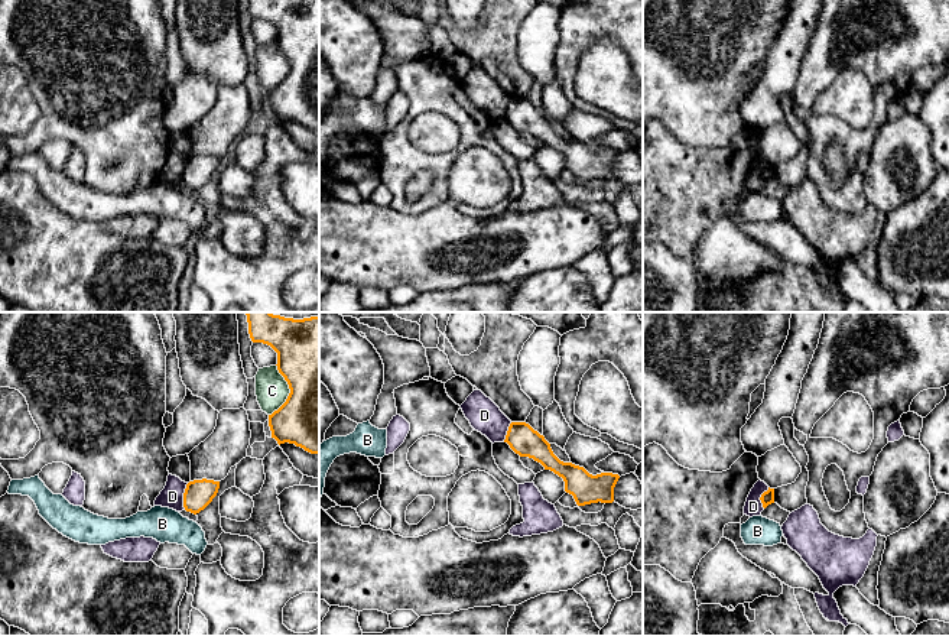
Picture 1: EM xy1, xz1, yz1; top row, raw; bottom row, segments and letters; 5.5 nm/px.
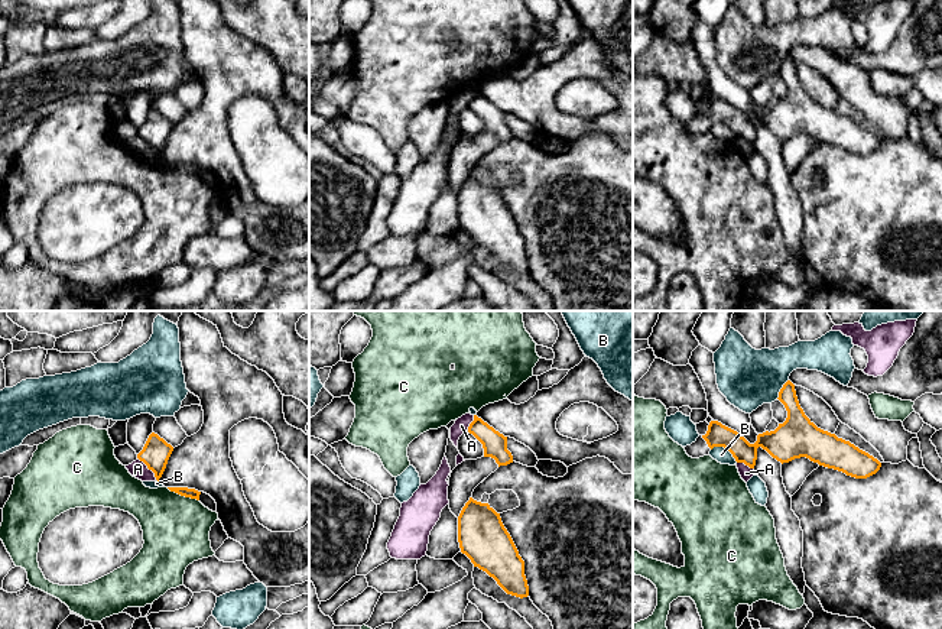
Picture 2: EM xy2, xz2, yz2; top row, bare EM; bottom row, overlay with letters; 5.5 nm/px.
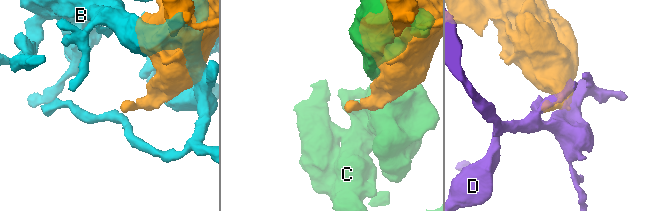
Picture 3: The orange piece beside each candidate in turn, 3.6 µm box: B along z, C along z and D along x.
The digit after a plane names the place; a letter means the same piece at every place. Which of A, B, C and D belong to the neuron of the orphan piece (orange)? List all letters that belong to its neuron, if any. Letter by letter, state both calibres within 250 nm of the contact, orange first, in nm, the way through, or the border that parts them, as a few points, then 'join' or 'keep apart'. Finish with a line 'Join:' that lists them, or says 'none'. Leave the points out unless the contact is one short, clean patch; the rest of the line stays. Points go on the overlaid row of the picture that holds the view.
A: 160/100 nm | along xy2 (137, 457), (156, 479) | keep apart
B: 130/90 nm | keep apart
C: 440/190 nm | keep apart
D: 160/130 nm | along xy1 (188, 483), (184, 492), (184, 509) | keep apart
Join: none

